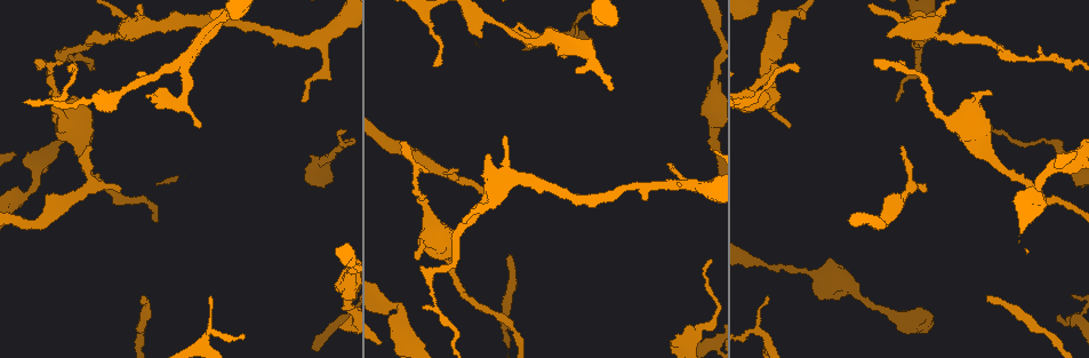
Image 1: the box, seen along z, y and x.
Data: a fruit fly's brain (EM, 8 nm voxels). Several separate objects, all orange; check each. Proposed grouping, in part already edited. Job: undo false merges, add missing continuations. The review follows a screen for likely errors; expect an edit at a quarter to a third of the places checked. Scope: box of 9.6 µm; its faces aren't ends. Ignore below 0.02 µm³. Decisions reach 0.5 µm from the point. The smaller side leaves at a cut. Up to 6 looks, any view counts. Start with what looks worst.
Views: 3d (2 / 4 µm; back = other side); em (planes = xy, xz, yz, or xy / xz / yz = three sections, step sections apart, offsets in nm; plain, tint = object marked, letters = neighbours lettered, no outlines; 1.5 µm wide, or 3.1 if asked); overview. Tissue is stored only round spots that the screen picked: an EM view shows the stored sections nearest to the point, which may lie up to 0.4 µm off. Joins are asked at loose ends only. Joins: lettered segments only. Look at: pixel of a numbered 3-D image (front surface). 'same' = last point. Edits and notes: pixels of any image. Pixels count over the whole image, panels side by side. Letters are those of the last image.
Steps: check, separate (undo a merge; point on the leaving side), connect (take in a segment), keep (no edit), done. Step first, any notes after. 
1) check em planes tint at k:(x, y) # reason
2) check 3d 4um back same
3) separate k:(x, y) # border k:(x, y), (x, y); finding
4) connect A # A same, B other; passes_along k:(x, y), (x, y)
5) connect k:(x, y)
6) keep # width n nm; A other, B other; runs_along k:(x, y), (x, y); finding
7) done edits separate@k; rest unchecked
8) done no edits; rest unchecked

check em planes plain at 1:(509, 255)

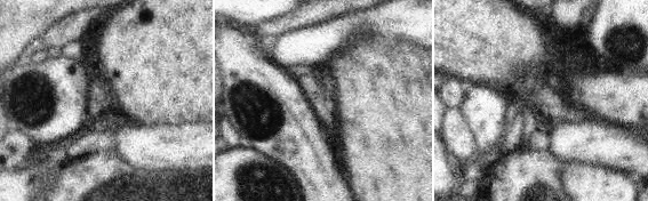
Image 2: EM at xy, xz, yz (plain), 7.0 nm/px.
check em planes tint same

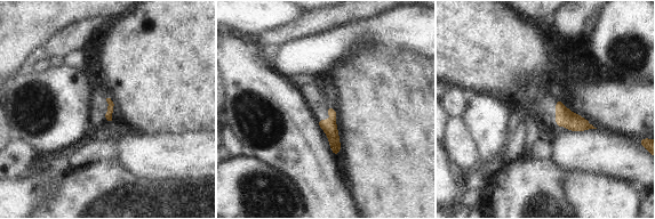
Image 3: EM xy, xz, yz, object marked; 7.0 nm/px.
check em planes letters same

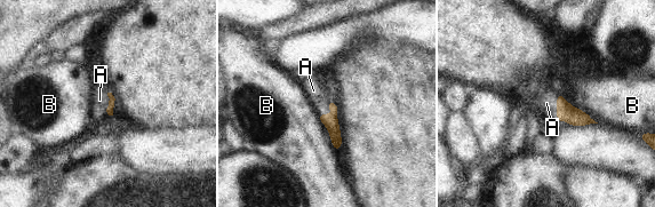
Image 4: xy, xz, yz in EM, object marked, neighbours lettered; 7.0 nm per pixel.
connect A # longest_contact B 360 nm; A same, B other; passes_along 4:(330, 121), (333, 113), (313, 90); the cell continues

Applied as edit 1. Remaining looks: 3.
check 3d 2um at 1:(35, 61)

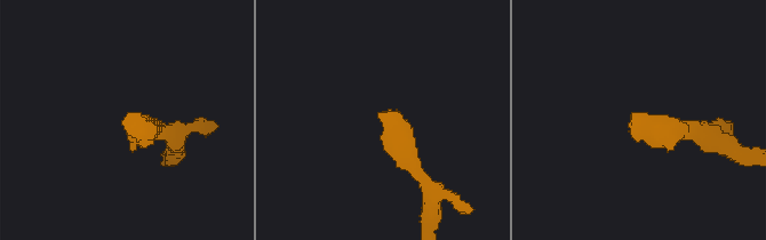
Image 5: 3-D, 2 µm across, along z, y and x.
check em planes letters at 5:(385, 113)

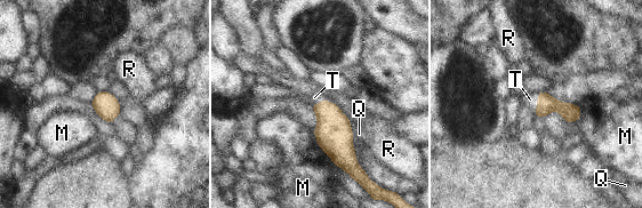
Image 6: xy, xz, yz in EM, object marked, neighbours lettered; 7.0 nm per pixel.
connect T # longest_contact T 120 nm; M other, Q other, R other, T same; passes_along 6:(546, 104), (537, 102), (530, 100); the cell continues

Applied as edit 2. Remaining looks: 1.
done edits connect@4, connect@6; rest unchecked

